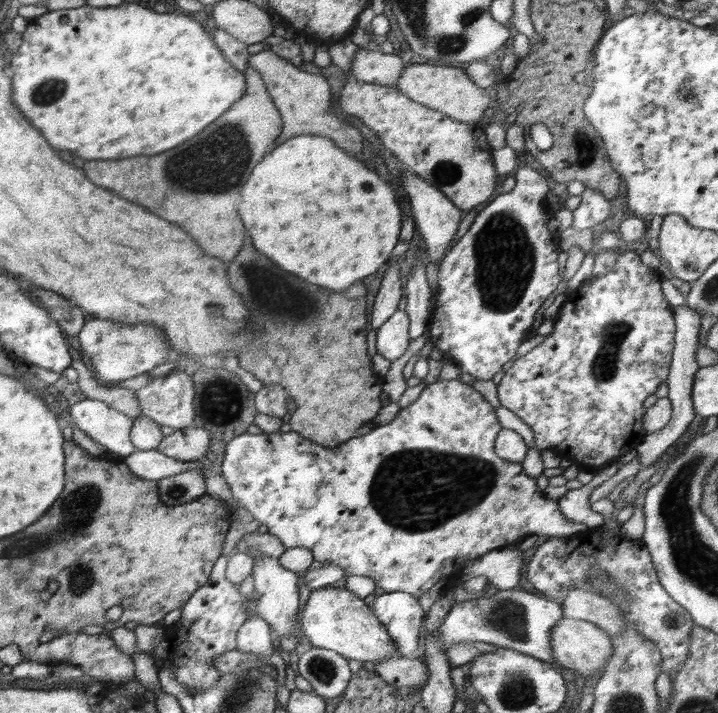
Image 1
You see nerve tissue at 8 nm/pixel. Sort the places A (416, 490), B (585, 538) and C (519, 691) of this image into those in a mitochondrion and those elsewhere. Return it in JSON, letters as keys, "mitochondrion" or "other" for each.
{"A":"mitochondrion","B":"other","C":"mitochondrion"}

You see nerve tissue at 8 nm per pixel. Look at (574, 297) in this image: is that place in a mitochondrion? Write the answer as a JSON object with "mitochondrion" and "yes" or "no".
{"mitochondrion":"no"}

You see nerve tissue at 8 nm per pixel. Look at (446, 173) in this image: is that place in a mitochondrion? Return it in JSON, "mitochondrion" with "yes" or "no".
{"mitochondrion":"yes"}

